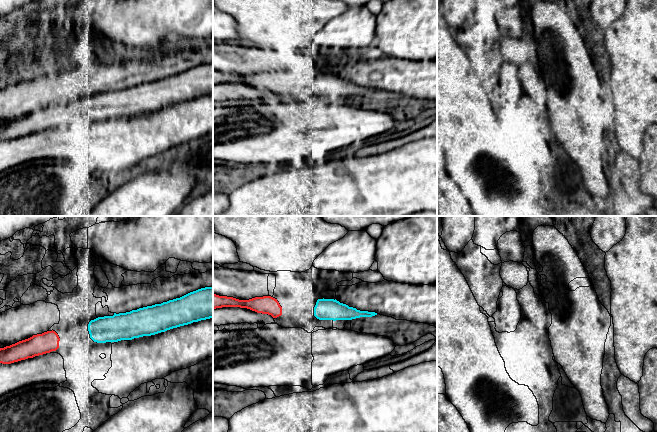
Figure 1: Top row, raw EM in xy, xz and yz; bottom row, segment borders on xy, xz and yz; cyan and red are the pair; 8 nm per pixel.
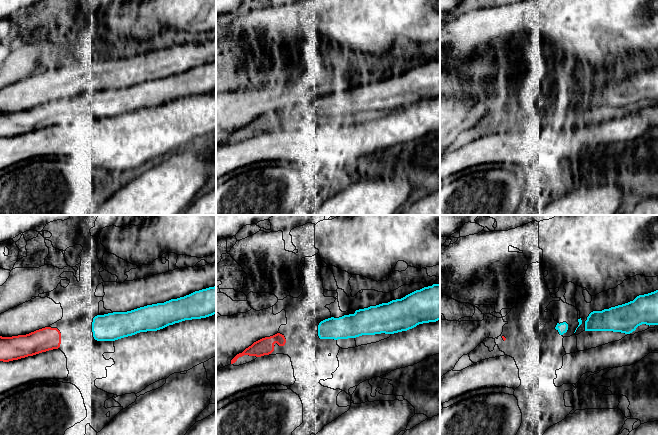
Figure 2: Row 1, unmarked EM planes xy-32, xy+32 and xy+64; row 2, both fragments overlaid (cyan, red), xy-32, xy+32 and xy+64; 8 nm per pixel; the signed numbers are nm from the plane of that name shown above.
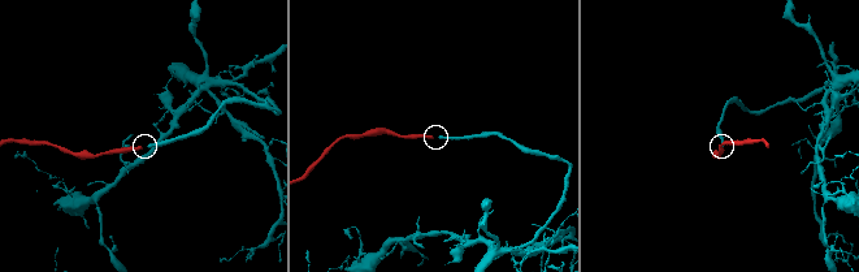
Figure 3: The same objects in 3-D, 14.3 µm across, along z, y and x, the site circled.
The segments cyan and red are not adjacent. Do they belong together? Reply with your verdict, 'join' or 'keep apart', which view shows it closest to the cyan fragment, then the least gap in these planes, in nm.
join | xy | 240 nm

